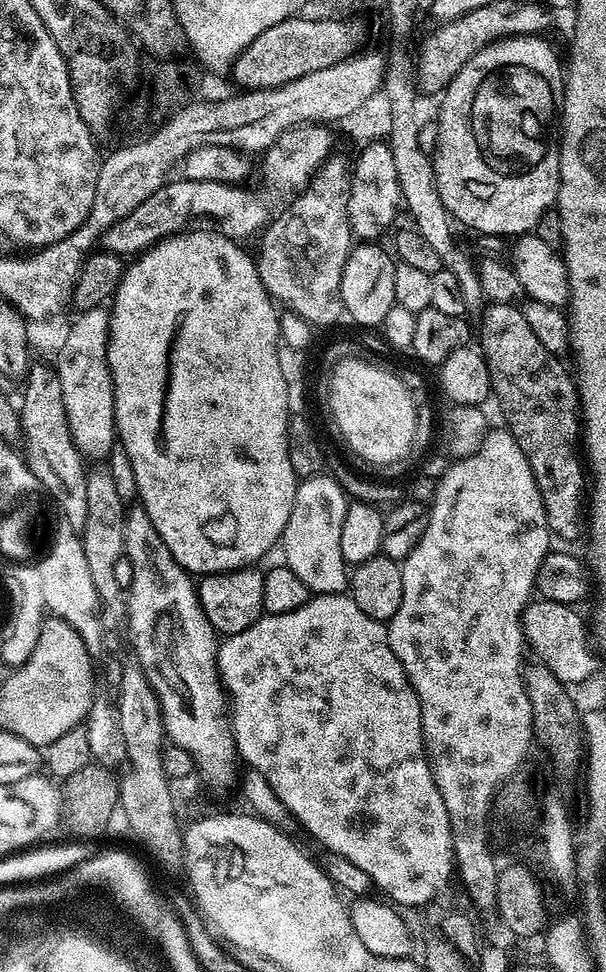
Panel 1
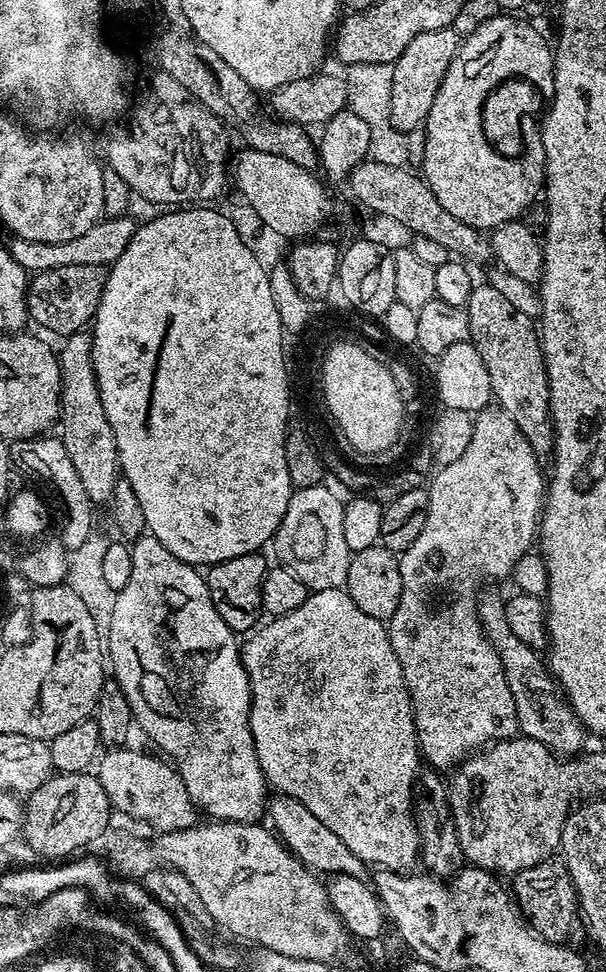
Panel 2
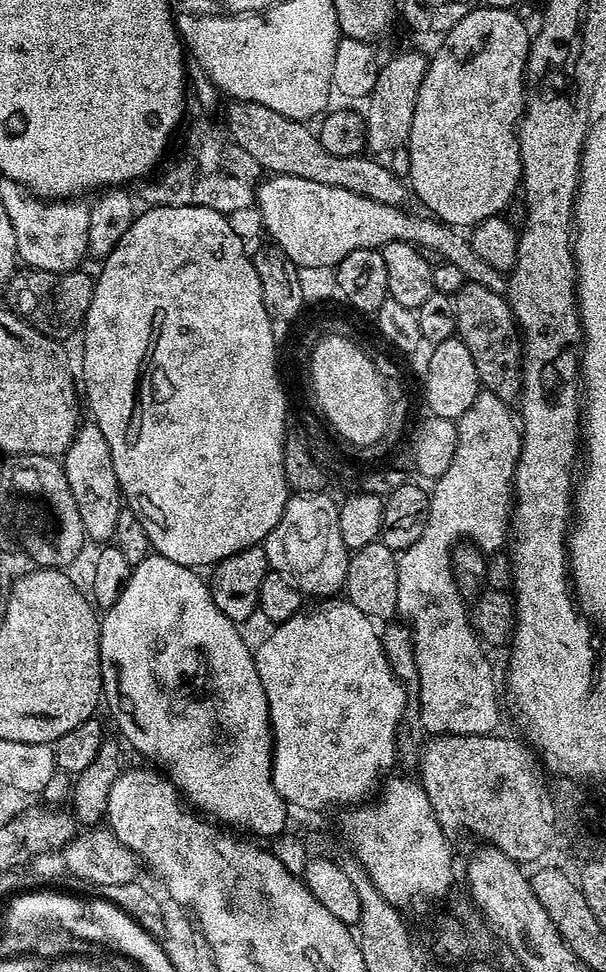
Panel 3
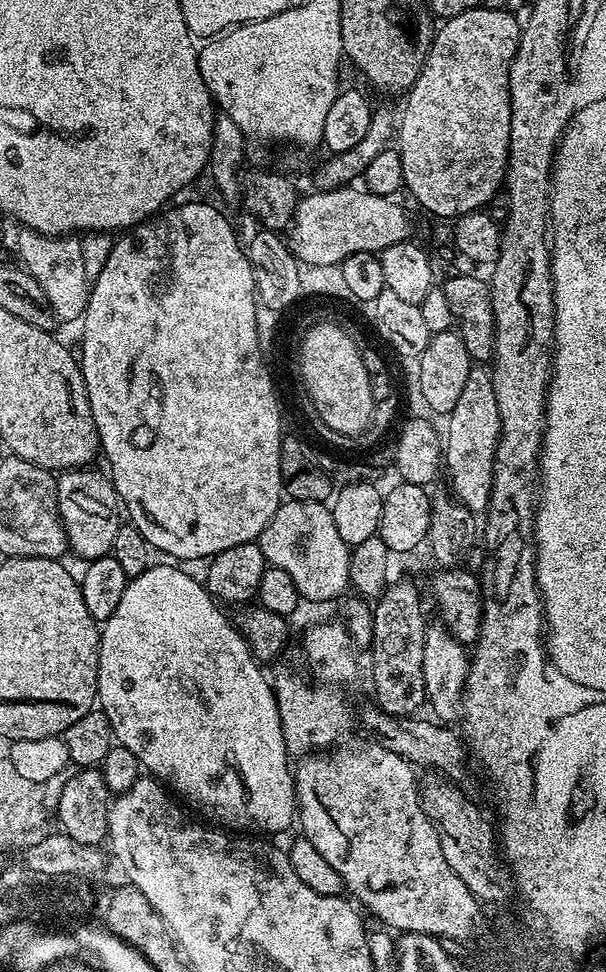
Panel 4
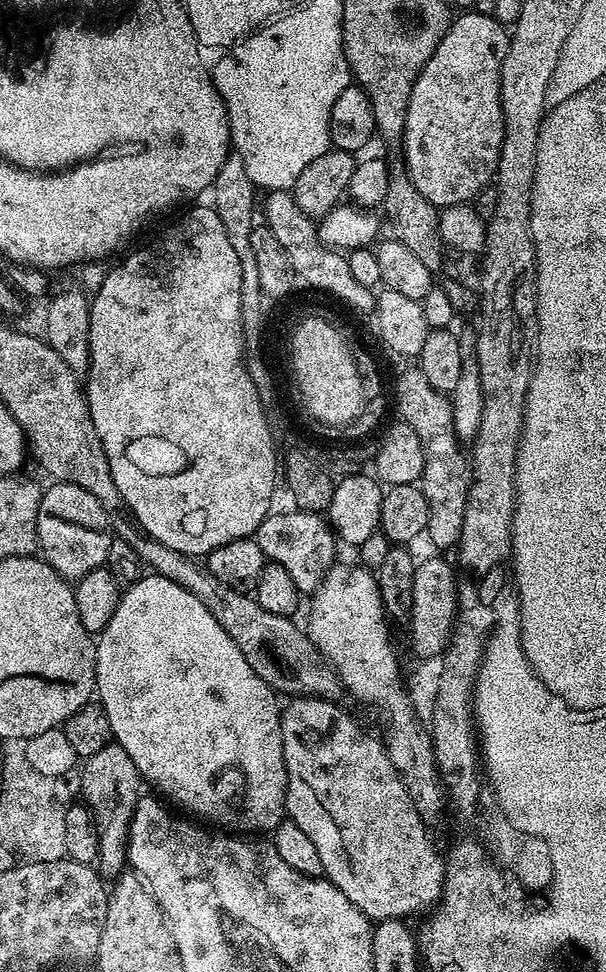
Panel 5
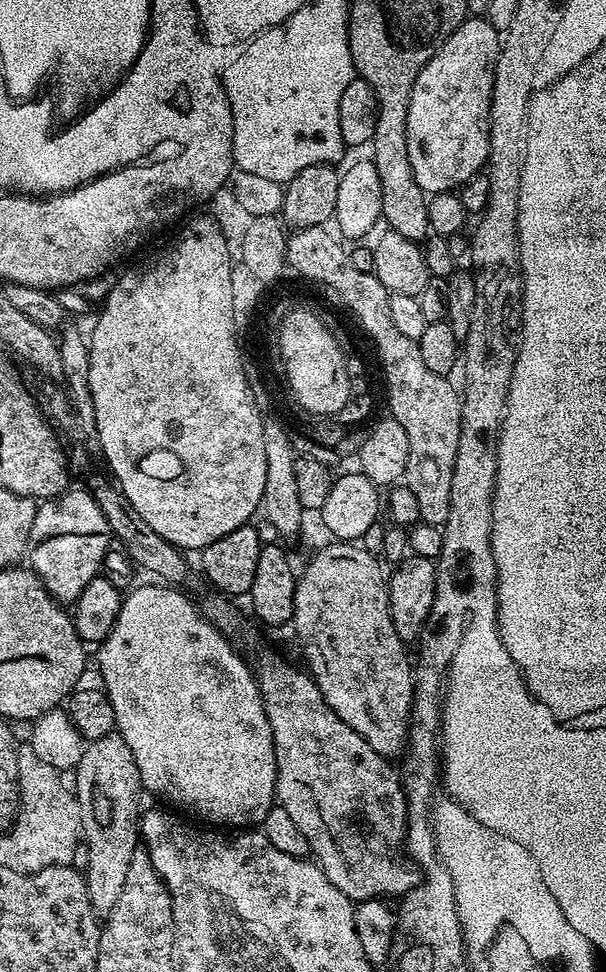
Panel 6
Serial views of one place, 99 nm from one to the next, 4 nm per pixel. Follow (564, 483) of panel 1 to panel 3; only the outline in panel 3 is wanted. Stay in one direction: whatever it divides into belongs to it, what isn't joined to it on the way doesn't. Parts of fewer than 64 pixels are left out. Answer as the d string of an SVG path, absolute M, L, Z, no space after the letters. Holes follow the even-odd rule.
M465 282L456 291L456 336L470 350L481 385L505 402L519 397L522 387L522 337L507 299L486 286Z

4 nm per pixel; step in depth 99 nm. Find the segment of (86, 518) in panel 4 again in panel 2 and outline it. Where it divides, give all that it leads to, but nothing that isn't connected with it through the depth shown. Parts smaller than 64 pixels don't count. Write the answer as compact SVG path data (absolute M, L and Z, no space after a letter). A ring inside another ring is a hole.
M81 330L67 337L58 348L60 361L60 415L62 417L62 439L66 446L66 454L70 454L70 462L74 462L74 470L78 470L78 478L82 478L82 486L86 486L86 494L93 505L107 505L114 494L116 481L121 479L120 459L114 442L114 430L110 430L110 422L106 422L106 410L102 410L102 398L98 392L98 382L94 374L92 361L92 338L87 331Z

